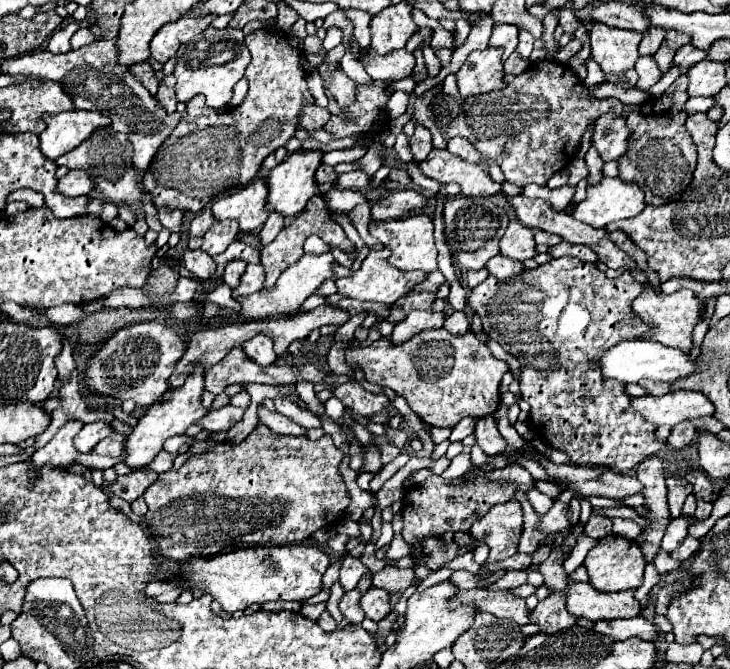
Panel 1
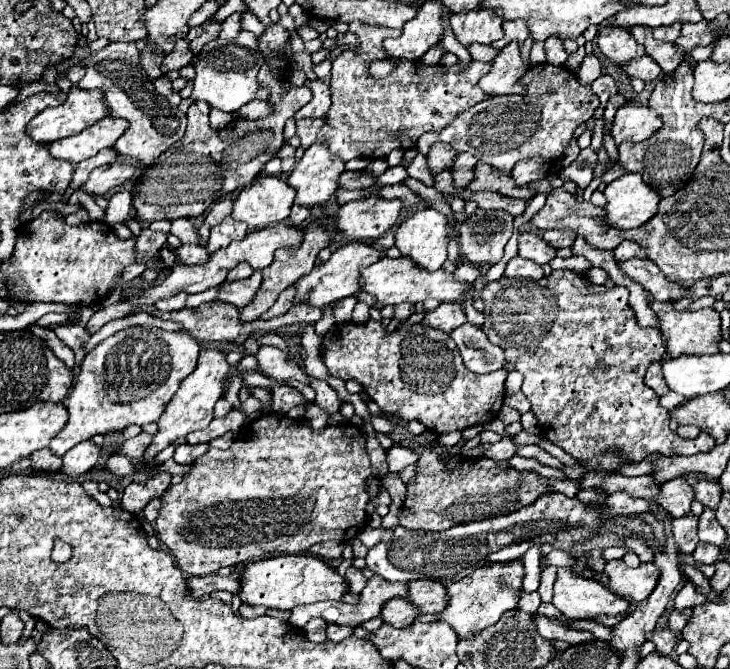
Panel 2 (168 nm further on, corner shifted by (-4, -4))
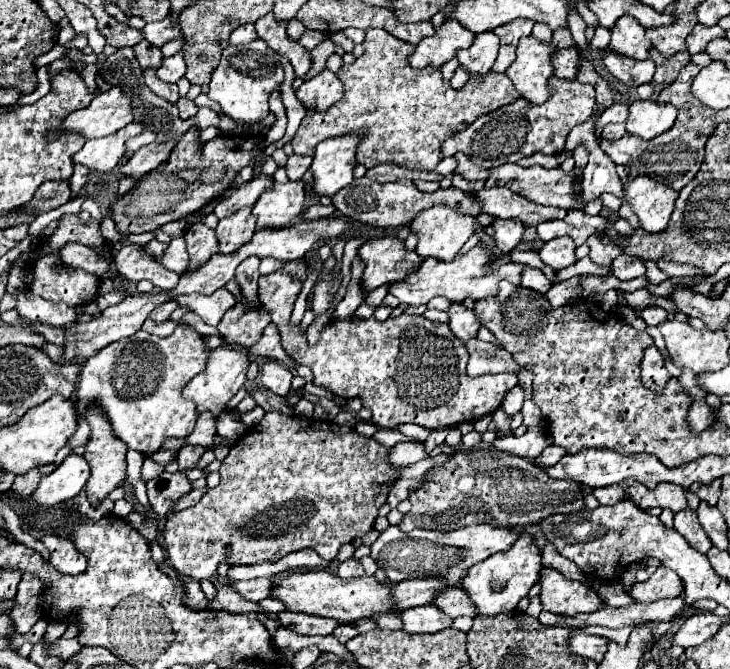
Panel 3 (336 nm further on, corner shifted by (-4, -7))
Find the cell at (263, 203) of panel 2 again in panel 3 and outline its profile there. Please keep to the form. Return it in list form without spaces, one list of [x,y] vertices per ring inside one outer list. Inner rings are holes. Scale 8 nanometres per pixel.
[[[287,182],[273,184],[267,192],[259,196],[253,206],[253,216],[257,218],[257,230],[289,226],[303,210],[305,204],[305,184]]]

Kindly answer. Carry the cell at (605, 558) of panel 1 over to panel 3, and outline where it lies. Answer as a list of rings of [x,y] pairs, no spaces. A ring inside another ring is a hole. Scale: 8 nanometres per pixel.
[[[659,566],[647,582],[641,582],[641,584],[635,582],[627,590],[627,594],[635,602],[655,602],[661,598],[677,598],[681,592],[683,592],[681,578],[673,574],[673,570],[663,570],[663,566]]]

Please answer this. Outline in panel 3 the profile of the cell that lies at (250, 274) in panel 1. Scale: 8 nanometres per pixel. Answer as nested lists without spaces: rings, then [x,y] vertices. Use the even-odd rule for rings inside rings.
[[[223,286],[219,290],[215,290],[209,296],[201,296],[201,294],[189,294],[189,296],[177,296],[179,306],[187,306],[191,312],[199,314],[203,318],[205,324],[217,326],[223,318],[223,314],[237,302],[235,296]]]

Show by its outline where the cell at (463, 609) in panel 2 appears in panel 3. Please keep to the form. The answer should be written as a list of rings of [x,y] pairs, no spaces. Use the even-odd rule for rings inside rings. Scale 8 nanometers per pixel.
[[[523,534],[507,552],[497,552],[483,562],[469,568],[467,576],[463,578],[463,590],[475,604],[477,614],[481,616],[495,616],[499,612],[511,612],[517,608],[517,602],[529,594],[531,586],[541,576],[541,556],[539,548],[533,544],[529,534]]]

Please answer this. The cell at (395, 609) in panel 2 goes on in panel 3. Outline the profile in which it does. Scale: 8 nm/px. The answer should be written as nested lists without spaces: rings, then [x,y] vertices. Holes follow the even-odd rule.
[[[433,604],[407,608],[399,616],[403,620],[403,630],[409,634],[423,634],[423,632],[431,634],[451,626],[451,618],[441,614],[441,610],[435,610]]]

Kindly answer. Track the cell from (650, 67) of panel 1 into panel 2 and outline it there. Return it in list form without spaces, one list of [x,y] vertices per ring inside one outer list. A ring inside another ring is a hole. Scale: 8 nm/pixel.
[[[643,55],[641,59],[633,59],[623,69],[629,77],[637,77],[643,81],[655,81],[661,75],[661,67],[649,55]]]

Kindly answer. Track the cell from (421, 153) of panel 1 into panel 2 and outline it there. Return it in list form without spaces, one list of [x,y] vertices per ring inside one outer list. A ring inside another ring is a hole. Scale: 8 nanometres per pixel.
[[[435,143],[427,155],[427,165],[433,173],[441,173],[445,169],[453,169],[455,157],[457,157],[457,153],[449,145]]]

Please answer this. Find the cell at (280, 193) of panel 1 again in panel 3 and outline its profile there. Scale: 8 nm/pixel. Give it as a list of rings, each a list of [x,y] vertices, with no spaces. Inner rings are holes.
[[[349,134],[345,138],[325,140],[317,146],[313,164],[309,168],[313,172],[309,192],[315,198],[333,196],[353,180],[357,142],[359,134]]]

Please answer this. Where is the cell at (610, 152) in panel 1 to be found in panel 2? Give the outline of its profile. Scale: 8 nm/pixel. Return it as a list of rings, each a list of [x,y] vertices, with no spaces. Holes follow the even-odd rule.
[[[629,101],[617,109],[611,137],[615,139],[615,143],[621,143],[621,141],[639,143],[649,139],[661,127],[663,127],[661,117],[653,109],[649,109],[647,105]]]

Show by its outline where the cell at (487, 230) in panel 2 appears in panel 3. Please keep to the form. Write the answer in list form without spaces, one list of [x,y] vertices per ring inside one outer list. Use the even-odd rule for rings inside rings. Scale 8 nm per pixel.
[[[495,218],[493,224],[491,224],[491,228],[495,230],[493,238],[497,242],[497,248],[503,254],[507,254],[509,250],[513,250],[519,244],[523,232],[525,232],[525,228],[521,226],[521,222],[517,222],[517,220],[501,220],[501,218]]]

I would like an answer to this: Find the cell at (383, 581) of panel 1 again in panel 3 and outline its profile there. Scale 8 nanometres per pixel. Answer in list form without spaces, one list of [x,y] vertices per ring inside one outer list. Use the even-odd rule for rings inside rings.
[[[445,588],[437,594],[437,598],[433,600],[433,604],[445,612],[449,618],[457,618],[457,616],[475,616],[475,606],[469,600],[469,596],[461,590],[461,588]]]

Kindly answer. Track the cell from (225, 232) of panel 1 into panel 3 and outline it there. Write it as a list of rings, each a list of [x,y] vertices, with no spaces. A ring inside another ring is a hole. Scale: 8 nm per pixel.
[[[251,208],[239,210],[237,214],[219,220],[219,226],[215,228],[215,232],[219,240],[219,252],[221,254],[235,252],[239,246],[249,242],[251,236],[255,234],[255,222],[253,222]]]

